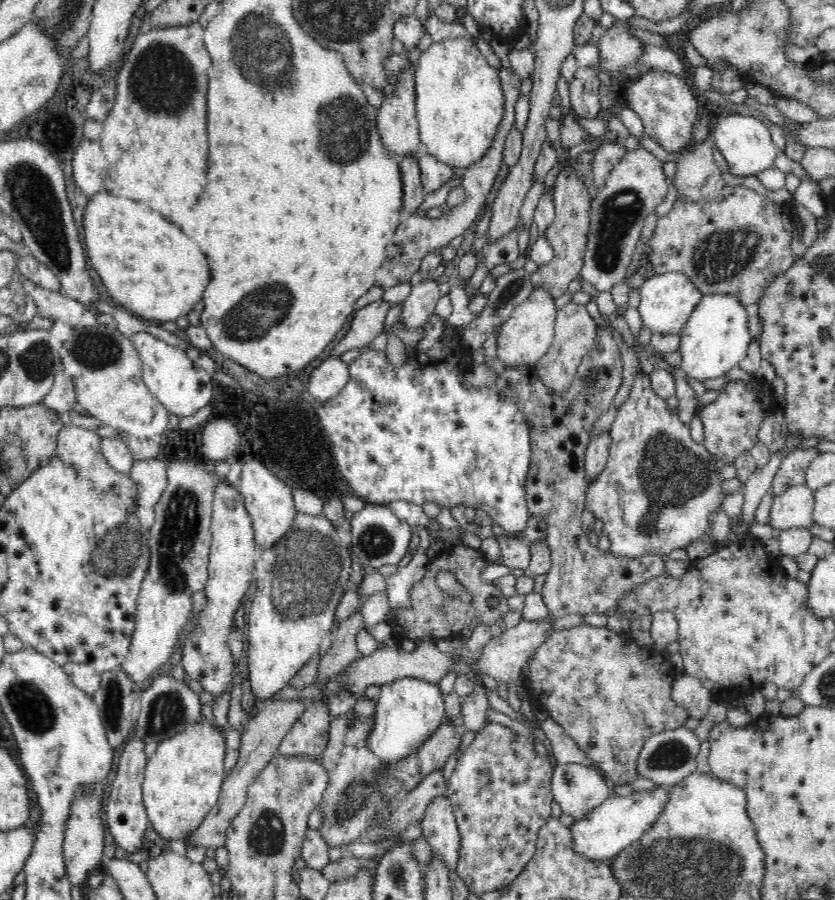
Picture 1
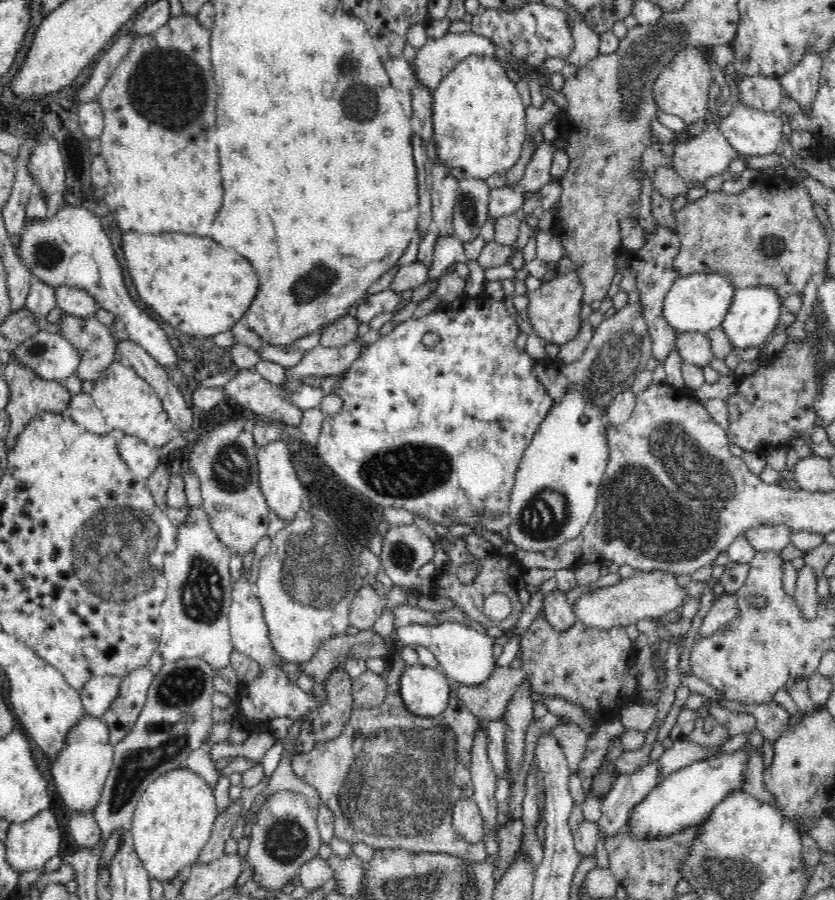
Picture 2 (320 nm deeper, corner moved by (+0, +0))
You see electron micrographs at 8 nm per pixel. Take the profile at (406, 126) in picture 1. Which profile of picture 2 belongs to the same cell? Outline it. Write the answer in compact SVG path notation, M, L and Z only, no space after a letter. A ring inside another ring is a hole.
M473 33L446 34L442 38L427 37L426 42L416 50L416 58L411 63L414 78L419 86L425 90L433 91L438 83L450 70L454 69L460 61L464 61L471 55L479 55L493 58L496 55L496 43L492 43L484 36Z

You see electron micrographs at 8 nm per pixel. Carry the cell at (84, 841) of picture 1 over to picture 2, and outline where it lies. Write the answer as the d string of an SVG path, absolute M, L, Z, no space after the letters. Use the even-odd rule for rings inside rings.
M92 715L83 718L68 734L68 746L61 752L58 762L52 767L52 780L59 798L78 814L91 814L101 799L102 789L113 765L113 746L110 745L108 725L101 717Z

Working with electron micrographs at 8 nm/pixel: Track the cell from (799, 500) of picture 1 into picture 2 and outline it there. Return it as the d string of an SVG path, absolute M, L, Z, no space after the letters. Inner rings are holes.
M760 525L749 529L746 539L756 552L780 552L791 544L792 528L784 525Z

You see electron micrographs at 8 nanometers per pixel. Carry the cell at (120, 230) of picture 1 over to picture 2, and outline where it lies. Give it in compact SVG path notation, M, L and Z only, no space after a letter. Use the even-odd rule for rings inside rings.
M128 232L122 236L122 246L141 306L151 308L180 332L208 338L228 332L238 322L238 316L242 316L242 308L250 304L250 296L254 296L254 272L250 272L250 264L238 252L218 248L210 238L176 232L158 236Z

